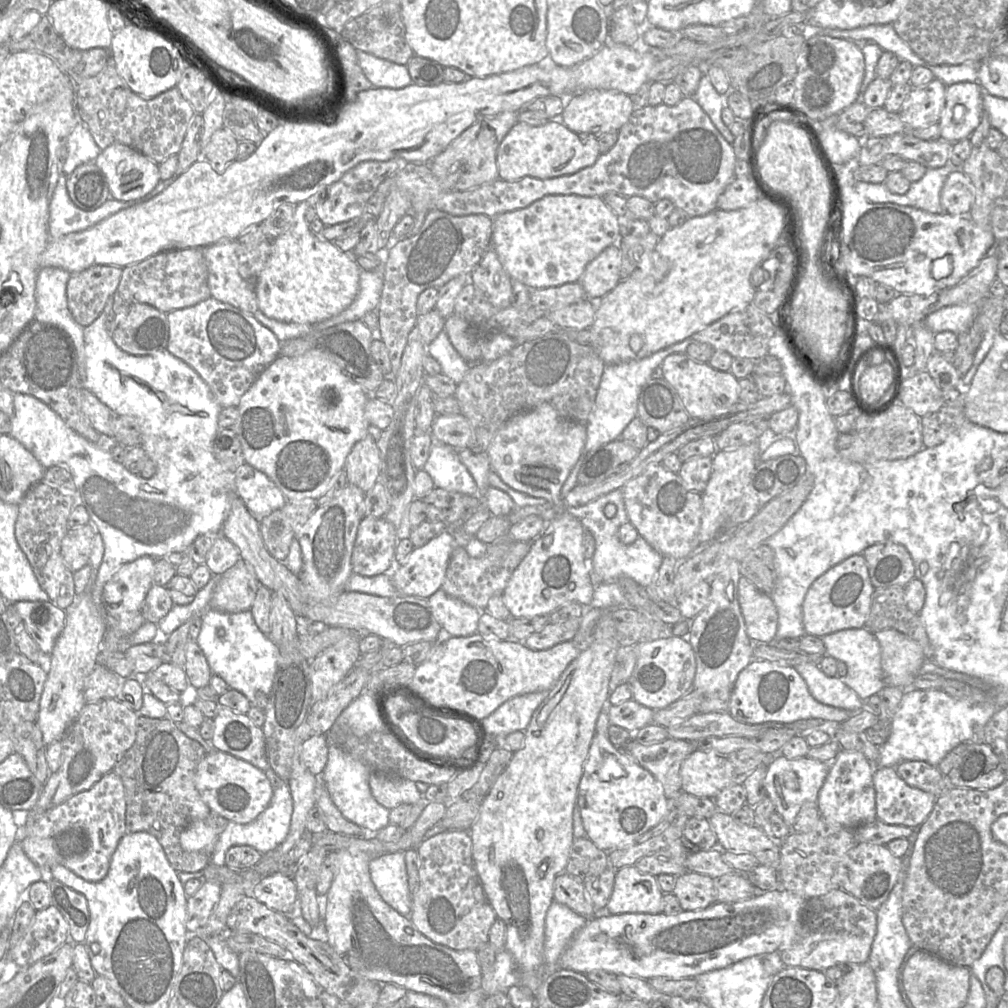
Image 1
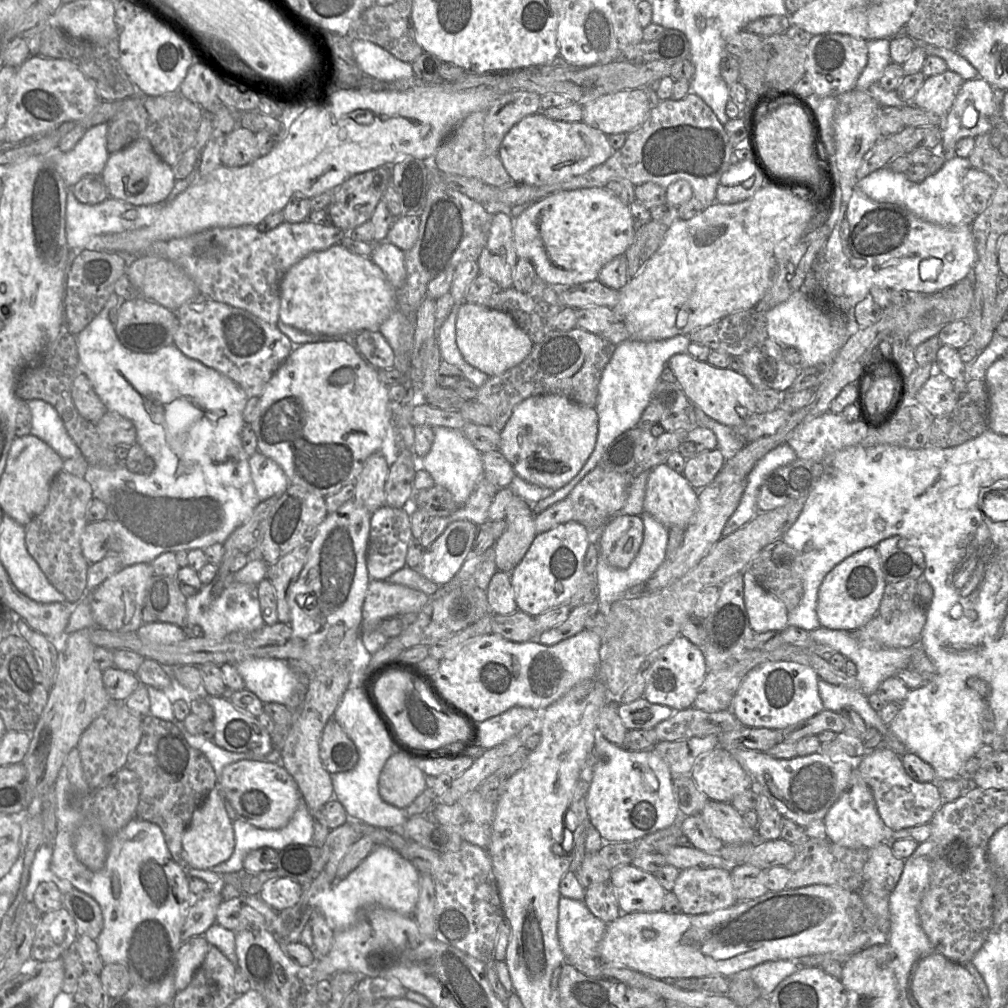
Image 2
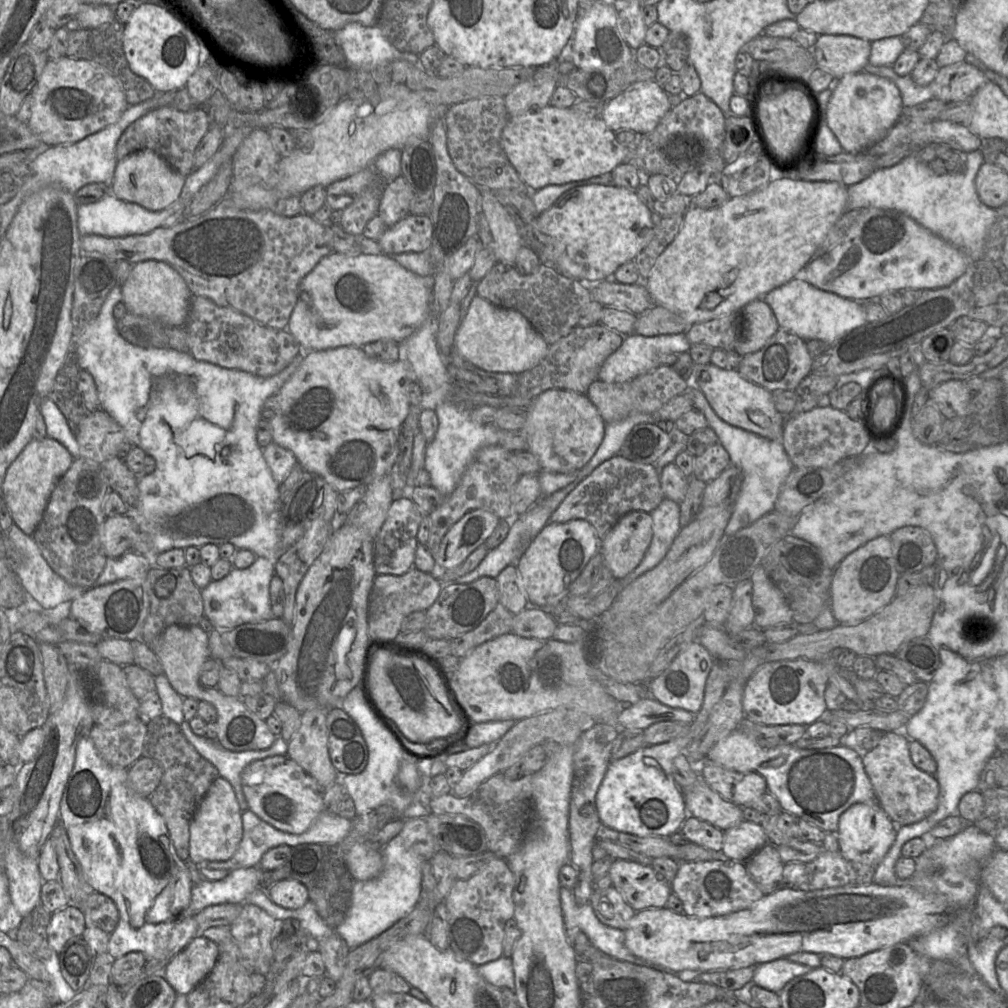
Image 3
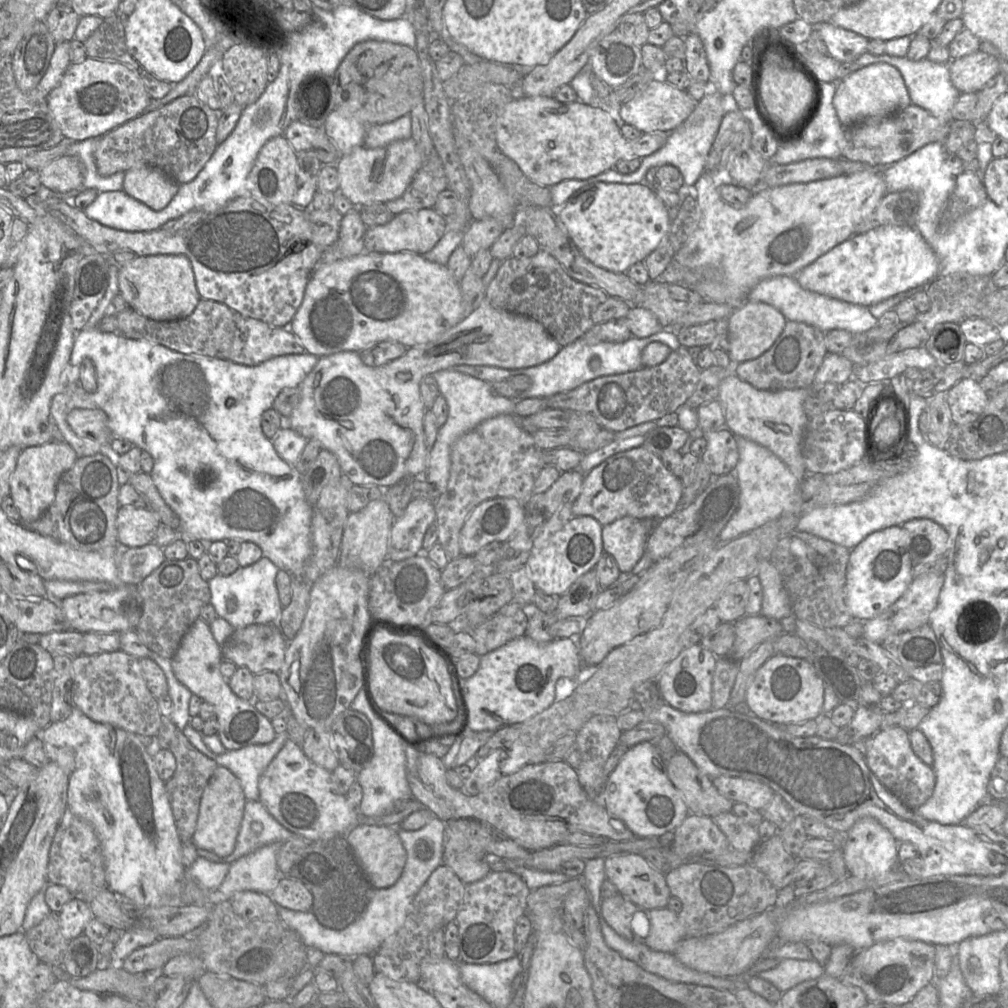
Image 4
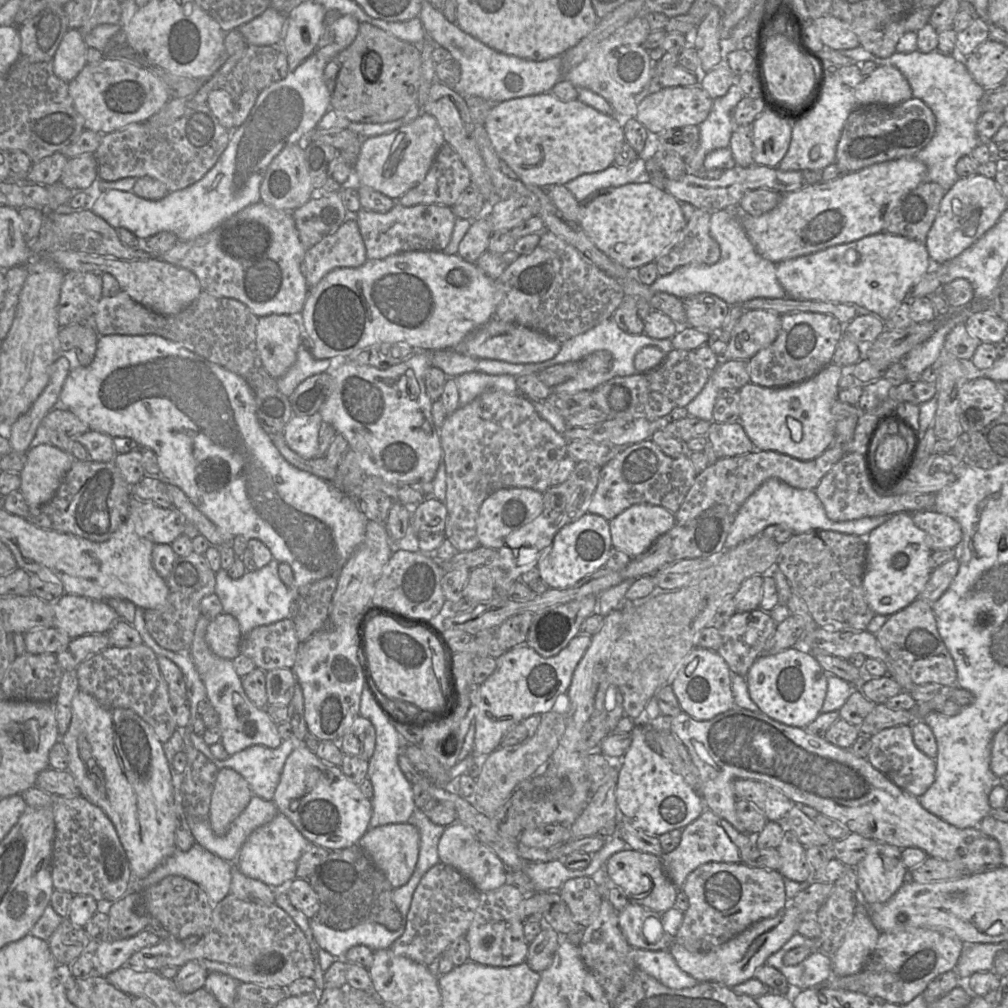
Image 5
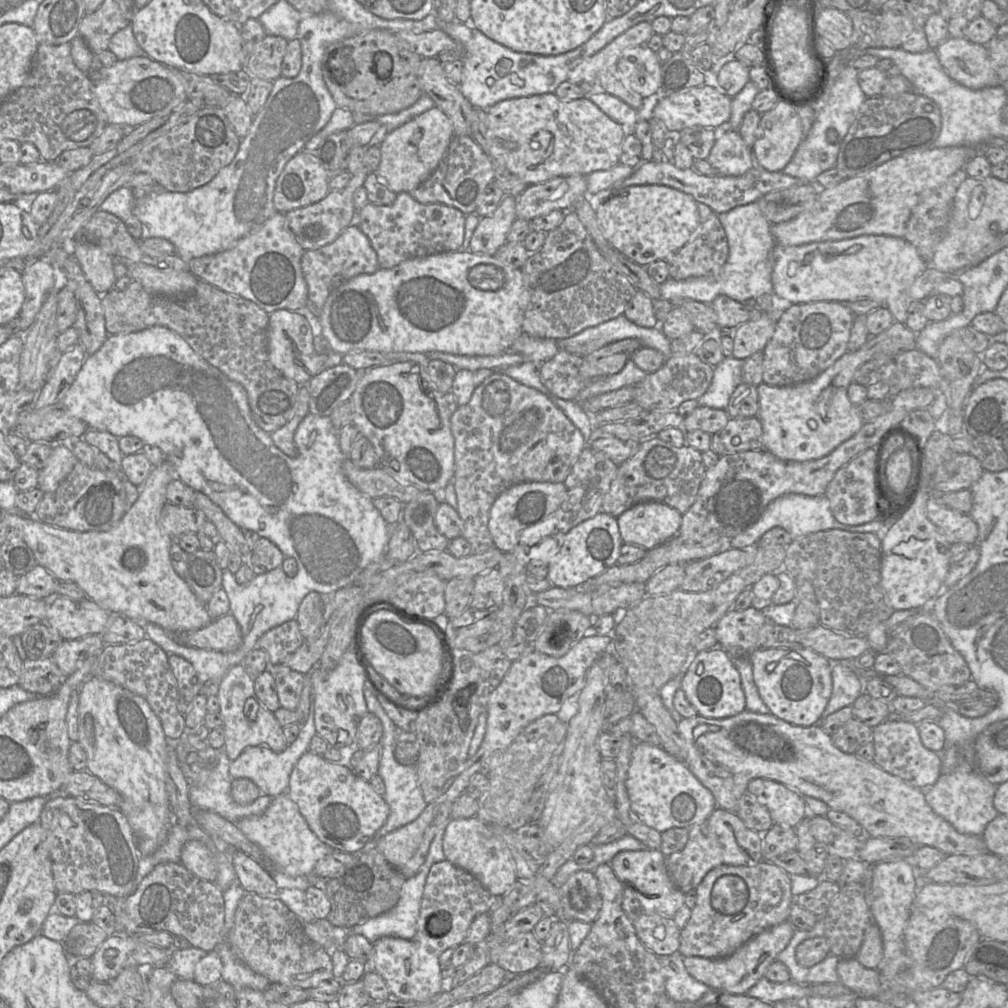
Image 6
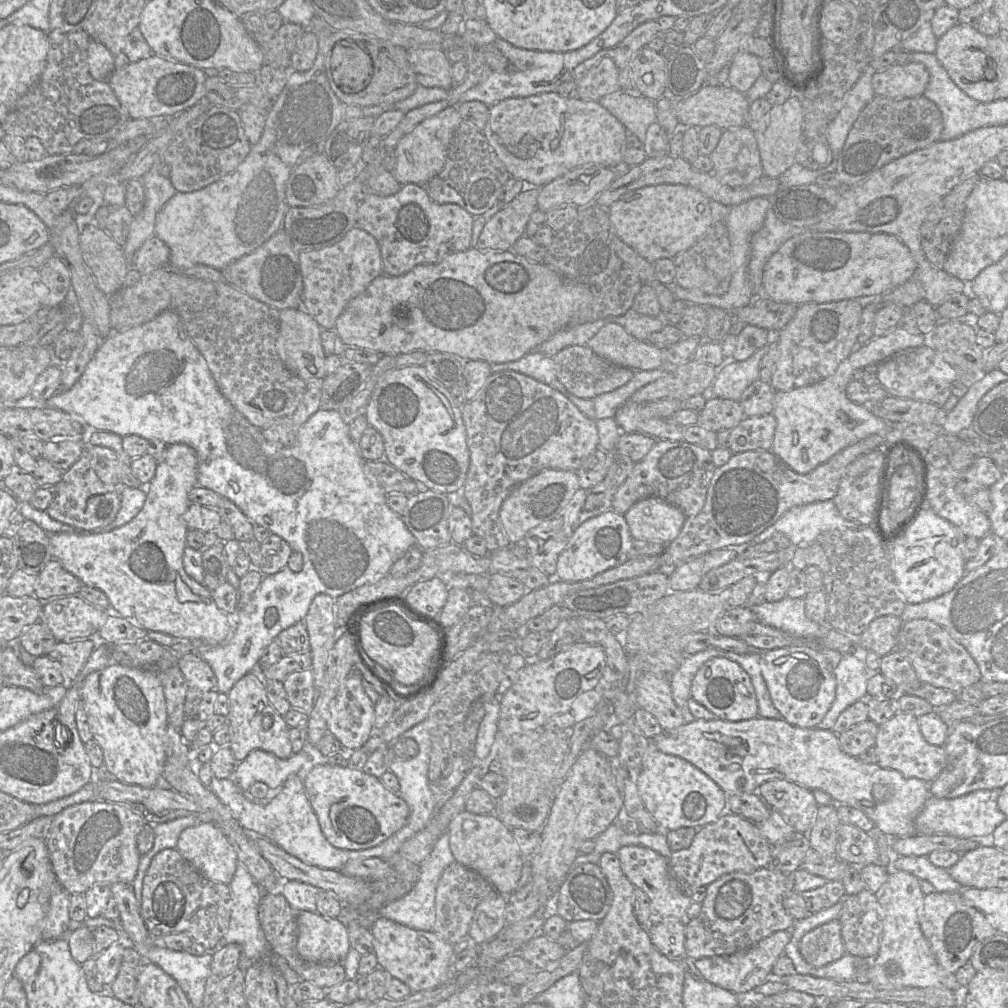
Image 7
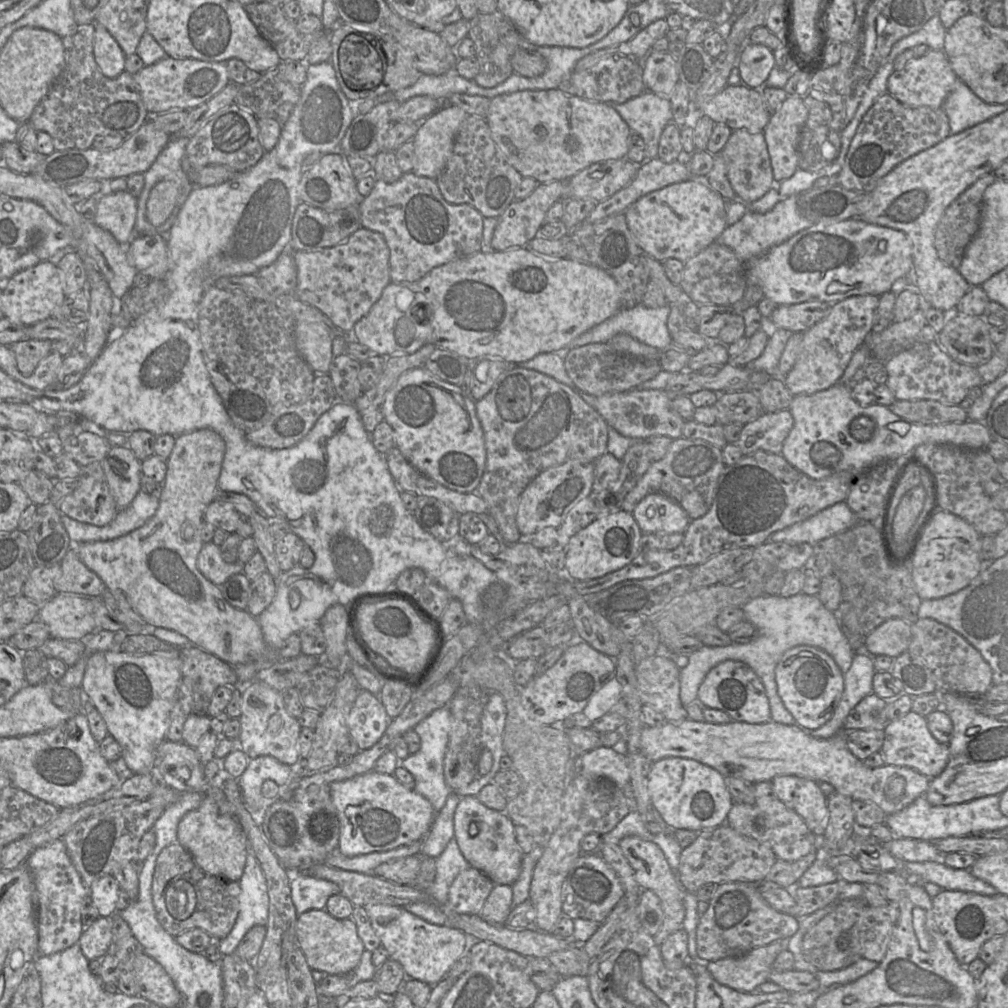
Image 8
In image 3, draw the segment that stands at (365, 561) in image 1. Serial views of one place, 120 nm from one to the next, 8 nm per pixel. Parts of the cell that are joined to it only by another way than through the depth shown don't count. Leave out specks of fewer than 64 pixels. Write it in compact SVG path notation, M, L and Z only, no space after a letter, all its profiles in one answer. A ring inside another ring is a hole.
M408 497L391 503L381 529L373 539L373 563L376 574L402 575L414 567L415 551L418 545L416 536L423 516Z

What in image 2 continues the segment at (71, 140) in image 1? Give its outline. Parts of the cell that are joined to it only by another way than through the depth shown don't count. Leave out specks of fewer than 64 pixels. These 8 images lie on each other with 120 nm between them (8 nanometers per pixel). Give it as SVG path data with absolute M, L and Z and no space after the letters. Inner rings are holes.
M103 122L103 123L94 125L85 131L82 138L70 151L62 152L58 149L55 152L53 152L53 161L56 165L56 168L59 174L61 175L61 177L63 178L66 186L70 187L71 192L72 192L72 187L85 175L87 174L101 175L109 157L109 152L107 151L107 147L106 147L107 132L108 132L108 122Z

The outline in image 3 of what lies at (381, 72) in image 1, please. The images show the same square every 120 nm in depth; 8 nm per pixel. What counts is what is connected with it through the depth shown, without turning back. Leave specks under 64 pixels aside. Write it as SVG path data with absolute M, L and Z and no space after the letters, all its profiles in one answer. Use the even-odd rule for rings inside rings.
M352 22L335 31L333 34L337 45L344 53L347 68L370 71L394 60L407 60L412 64L419 65L419 55L409 52L401 52L396 49L383 36L377 25L363 26L359 23Z

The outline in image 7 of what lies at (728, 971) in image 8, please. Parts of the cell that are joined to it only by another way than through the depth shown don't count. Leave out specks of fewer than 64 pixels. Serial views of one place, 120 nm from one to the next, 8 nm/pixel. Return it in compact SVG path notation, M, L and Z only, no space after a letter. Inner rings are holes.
M791 930L777 931L750 948L729 956L705 957L694 961L703 977L735 994L746 994L772 977L772 968L791 940Z

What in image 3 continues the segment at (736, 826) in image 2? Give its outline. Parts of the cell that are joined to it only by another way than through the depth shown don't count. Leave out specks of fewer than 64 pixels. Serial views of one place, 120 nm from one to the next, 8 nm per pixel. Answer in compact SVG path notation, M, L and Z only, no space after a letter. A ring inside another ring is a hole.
M699 771L696 782L689 789L684 789L683 797L688 815L703 820L722 831L743 821L743 808L712 790Z

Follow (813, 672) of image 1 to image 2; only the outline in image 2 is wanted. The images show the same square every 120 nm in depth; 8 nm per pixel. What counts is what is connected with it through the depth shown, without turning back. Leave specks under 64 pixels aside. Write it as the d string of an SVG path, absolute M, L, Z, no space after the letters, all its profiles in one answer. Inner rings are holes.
M823 679L818 681L818 690L826 710L840 712L845 707L856 711L869 728L875 728L883 736L883 744L903 756L907 752L904 743L890 730L878 713L870 706L868 696L844 686L837 686Z

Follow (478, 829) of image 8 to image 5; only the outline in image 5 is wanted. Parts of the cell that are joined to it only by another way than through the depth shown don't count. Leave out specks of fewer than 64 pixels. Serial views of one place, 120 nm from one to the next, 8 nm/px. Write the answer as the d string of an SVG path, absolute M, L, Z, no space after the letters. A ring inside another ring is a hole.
M461 822L445 826L438 844L438 853L440 862L460 871L480 892L497 889L509 882L509 871L503 861Z

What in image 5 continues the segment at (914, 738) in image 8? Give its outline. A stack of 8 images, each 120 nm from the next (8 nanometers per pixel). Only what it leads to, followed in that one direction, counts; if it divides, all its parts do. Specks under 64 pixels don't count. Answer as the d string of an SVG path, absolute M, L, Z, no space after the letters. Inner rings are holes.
M910 725L883 729L870 736L870 743L867 760L902 790L919 798L934 782L936 761L916 747Z

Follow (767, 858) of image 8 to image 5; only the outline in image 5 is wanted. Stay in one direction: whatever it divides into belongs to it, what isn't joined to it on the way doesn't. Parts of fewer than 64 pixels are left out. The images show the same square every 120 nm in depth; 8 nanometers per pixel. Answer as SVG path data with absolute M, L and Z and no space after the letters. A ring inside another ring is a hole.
M705 809L697 819L682 829L679 845L663 854L662 867L668 879L680 890L686 877L697 867L709 862L744 862L754 847L754 835L739 832L728 821Z

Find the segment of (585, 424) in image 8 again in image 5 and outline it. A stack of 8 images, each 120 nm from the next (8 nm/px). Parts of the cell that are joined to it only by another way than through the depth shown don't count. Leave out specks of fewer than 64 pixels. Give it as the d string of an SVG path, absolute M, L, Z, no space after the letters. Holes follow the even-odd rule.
M487 390L447 416L440 429L440 442L447 478L444 501L447 518L443 533L458 552L471 551L480 546L476 520L487 497L506 488L530 488L545 492L550 487L551 472L567 456L569 444L562 434L538 415L529 398L522 394L508 394L502 390Z

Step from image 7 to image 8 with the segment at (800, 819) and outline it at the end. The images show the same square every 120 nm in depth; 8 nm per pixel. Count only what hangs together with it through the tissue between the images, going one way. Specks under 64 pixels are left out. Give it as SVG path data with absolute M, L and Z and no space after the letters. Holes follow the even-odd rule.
M778 776L771 783L775 796L798 814L815 836L824 835L828 818L827 797L817 782L797 776Z

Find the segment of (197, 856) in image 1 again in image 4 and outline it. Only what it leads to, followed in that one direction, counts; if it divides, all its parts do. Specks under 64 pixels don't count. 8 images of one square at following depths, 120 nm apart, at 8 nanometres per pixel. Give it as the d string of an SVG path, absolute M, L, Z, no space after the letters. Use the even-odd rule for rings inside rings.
M169 717L162 718L155 739L160 749L171 751L176 759L176 770L173 776L165 782L166 793L181 841L192 840L197 826L202 795L218 764L195 748Z

